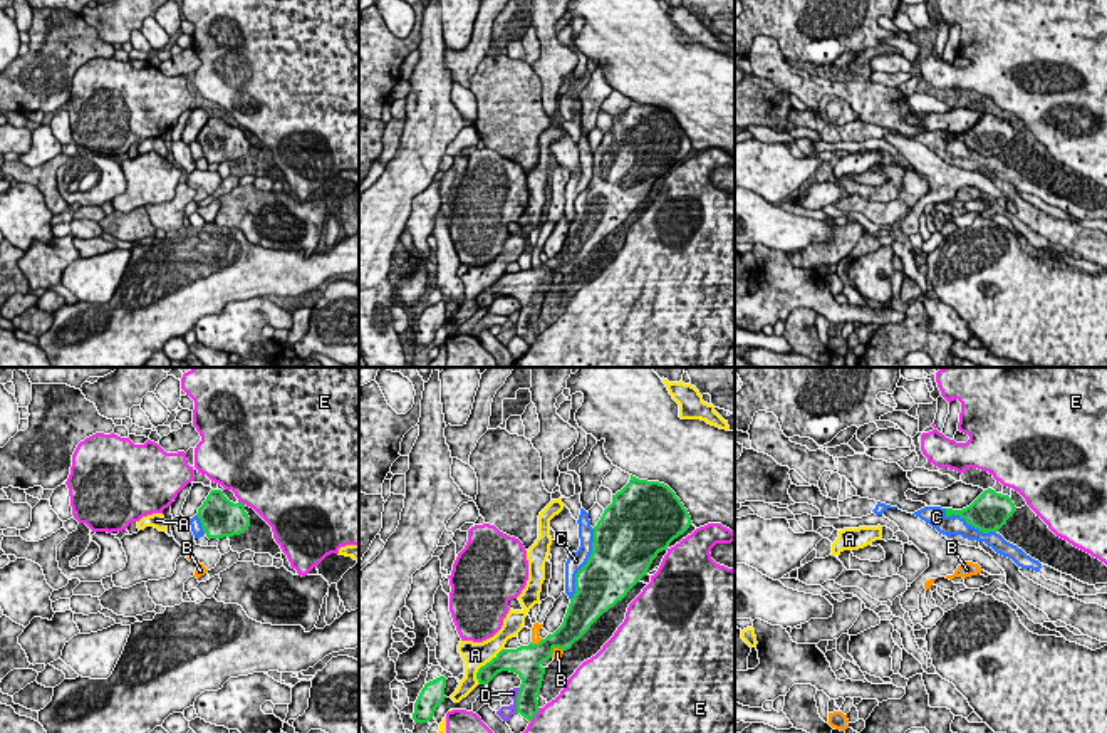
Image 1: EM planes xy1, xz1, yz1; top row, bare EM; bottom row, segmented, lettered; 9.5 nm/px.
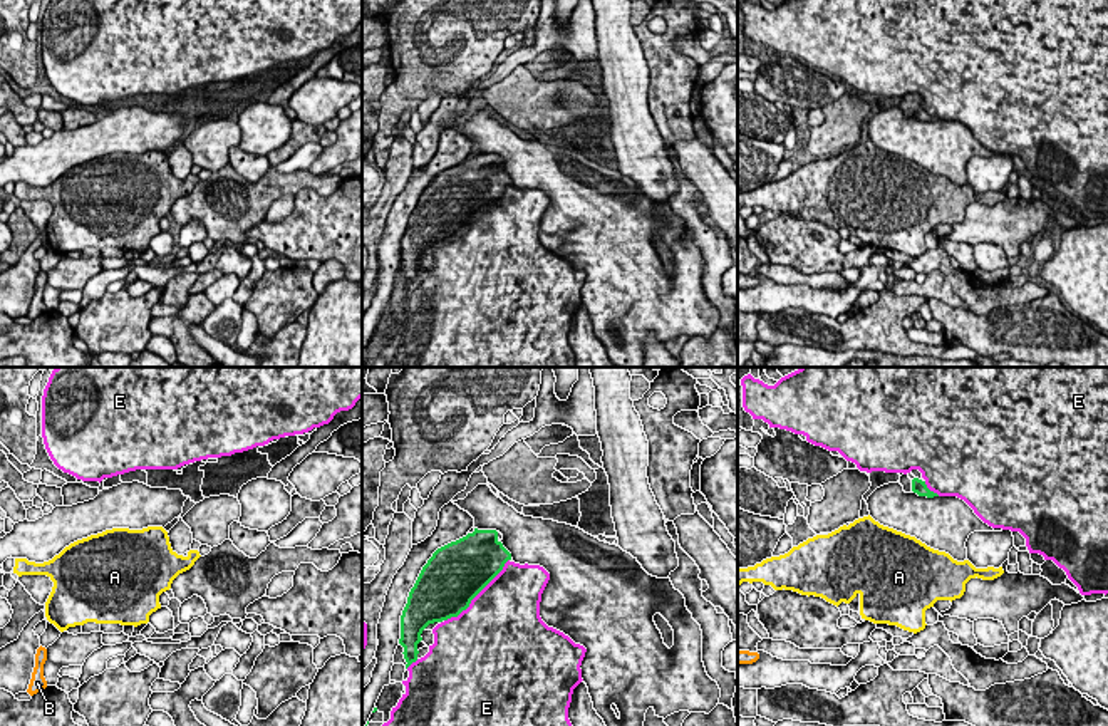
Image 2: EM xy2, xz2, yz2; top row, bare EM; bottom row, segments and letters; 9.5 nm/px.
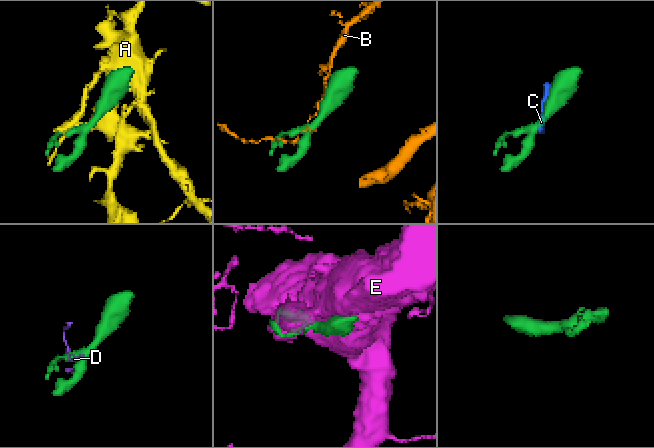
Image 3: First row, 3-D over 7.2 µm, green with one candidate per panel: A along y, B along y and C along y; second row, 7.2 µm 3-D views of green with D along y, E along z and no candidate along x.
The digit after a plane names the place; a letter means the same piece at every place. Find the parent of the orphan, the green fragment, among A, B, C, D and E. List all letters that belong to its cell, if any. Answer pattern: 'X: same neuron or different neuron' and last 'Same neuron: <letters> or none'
A: different neuron
B: different neuron
C: different neuron
D: different neuron
E: different neuron
Same neuron: none

